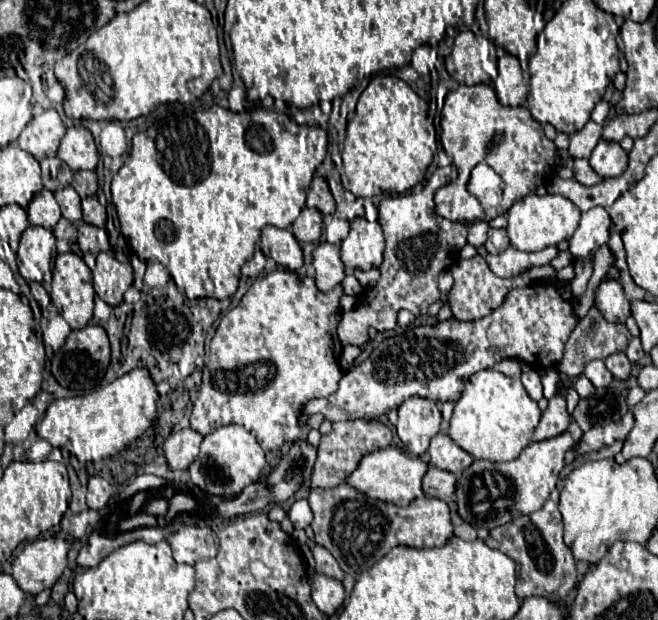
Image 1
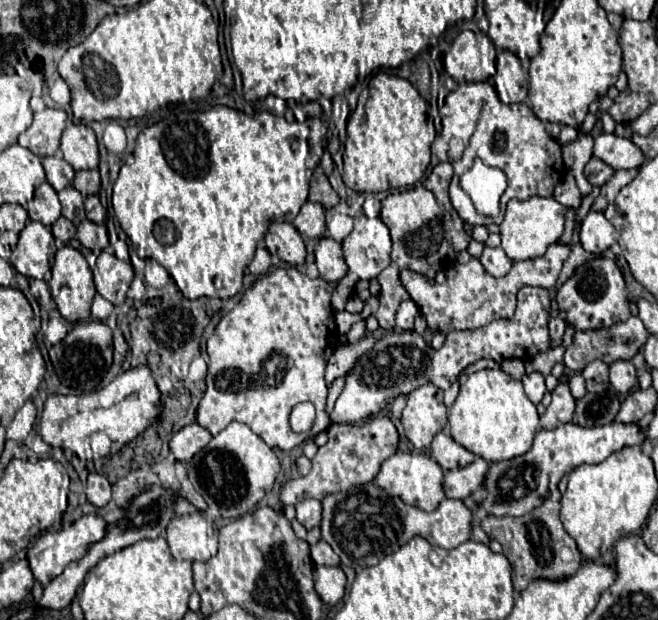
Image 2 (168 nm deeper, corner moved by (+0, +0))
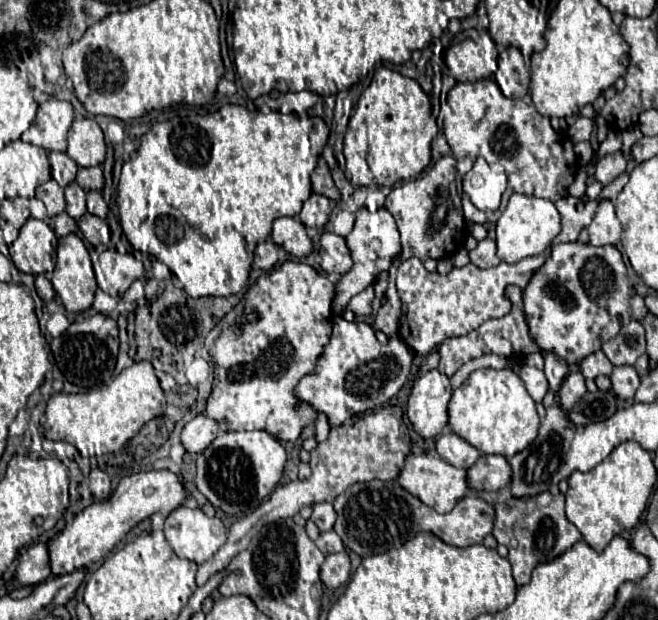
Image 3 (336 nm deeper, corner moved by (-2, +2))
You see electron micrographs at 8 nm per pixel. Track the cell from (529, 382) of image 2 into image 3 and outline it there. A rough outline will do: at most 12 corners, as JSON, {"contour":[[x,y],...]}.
{"contour":[[524,364],[518,374],[536,404],[550,392],[546,374]]}

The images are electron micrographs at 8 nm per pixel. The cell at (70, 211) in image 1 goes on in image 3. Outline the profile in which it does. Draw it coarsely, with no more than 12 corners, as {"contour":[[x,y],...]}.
{"contour":[[76,182],[64,188],[66,212],[74,220],[86,214],[86,192]]}

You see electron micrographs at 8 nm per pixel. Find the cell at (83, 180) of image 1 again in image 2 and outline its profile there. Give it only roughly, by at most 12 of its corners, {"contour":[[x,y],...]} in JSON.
{"contour":[[97,169],[80,170],[74,176],[74,188],[98,194],[100,174]]}

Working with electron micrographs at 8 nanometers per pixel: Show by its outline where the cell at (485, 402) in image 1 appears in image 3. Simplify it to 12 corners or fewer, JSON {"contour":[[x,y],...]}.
{"contour":[[474,370],[448,404],[450,428],[510,458],[540,418],[512,370]]}

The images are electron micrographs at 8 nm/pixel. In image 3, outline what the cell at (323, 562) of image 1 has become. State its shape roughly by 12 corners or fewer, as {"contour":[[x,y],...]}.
{"contour":[[334,530],[322,532],[316,546],[324,556],[342,552],[342,540]]}

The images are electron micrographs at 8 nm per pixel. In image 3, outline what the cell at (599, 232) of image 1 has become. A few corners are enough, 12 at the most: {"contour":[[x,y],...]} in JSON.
{"contour":[[610,200],[588,226],[590,244],[618,244],[622,226]]}

